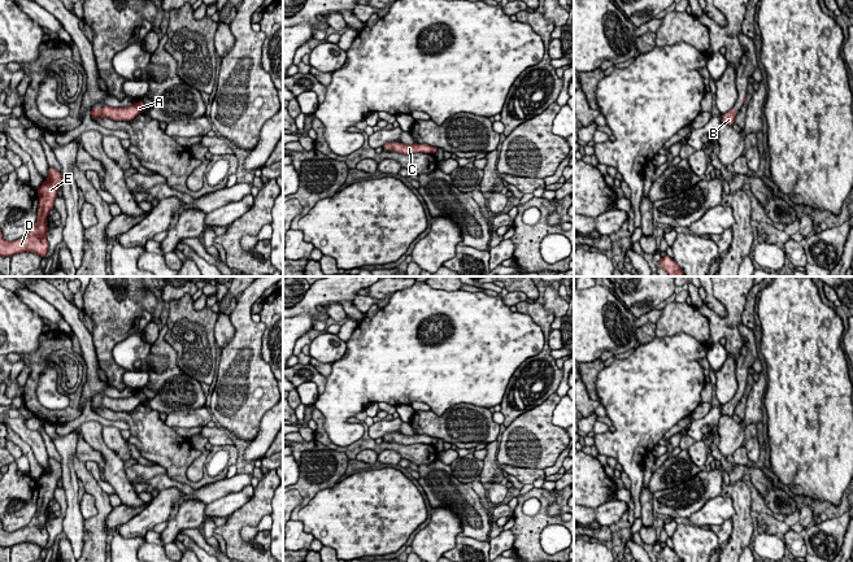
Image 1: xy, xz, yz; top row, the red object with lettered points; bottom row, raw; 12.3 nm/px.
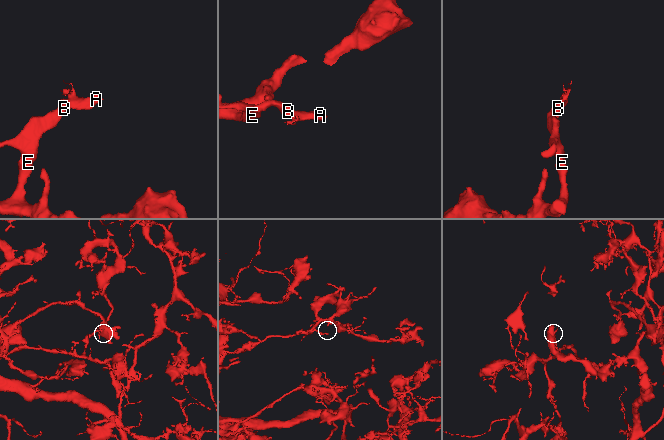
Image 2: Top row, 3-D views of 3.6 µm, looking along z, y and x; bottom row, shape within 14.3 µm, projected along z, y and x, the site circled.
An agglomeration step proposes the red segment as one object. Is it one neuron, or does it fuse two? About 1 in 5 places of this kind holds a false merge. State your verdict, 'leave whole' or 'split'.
leave whole

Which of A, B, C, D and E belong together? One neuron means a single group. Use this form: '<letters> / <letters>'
A B C D E

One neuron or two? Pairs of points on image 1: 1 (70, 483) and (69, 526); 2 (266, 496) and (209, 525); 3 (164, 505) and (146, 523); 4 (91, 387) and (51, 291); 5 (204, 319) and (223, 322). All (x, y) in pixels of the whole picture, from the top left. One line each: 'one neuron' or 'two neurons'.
1: one neuron
2: two neurons
3: one neuron
4: one neuron
5: two neurons

